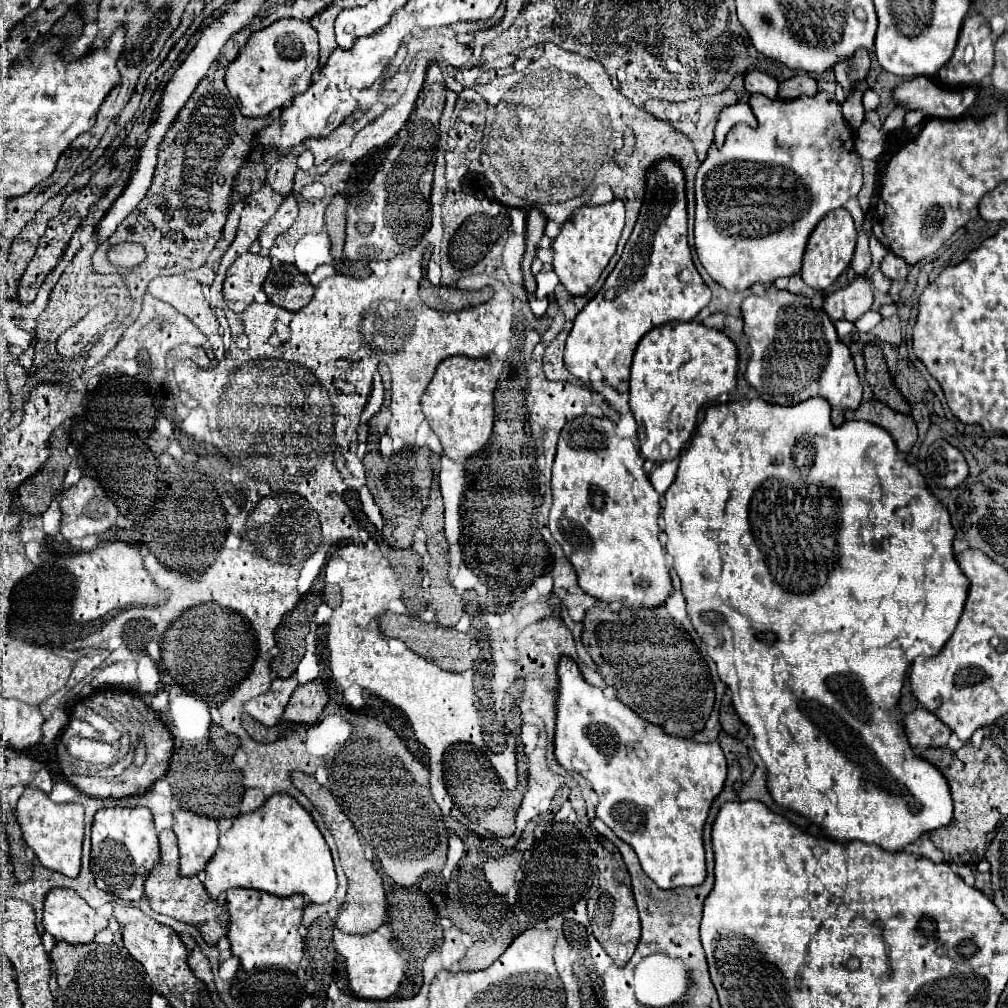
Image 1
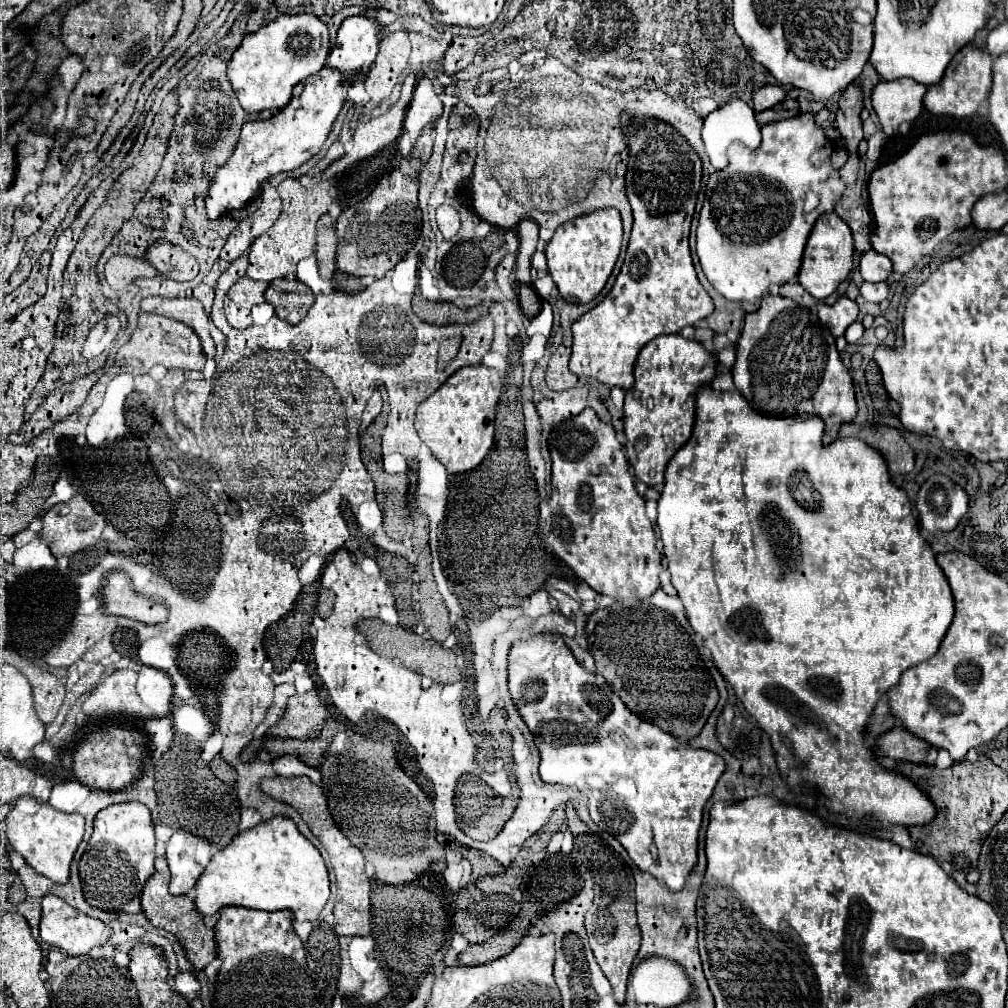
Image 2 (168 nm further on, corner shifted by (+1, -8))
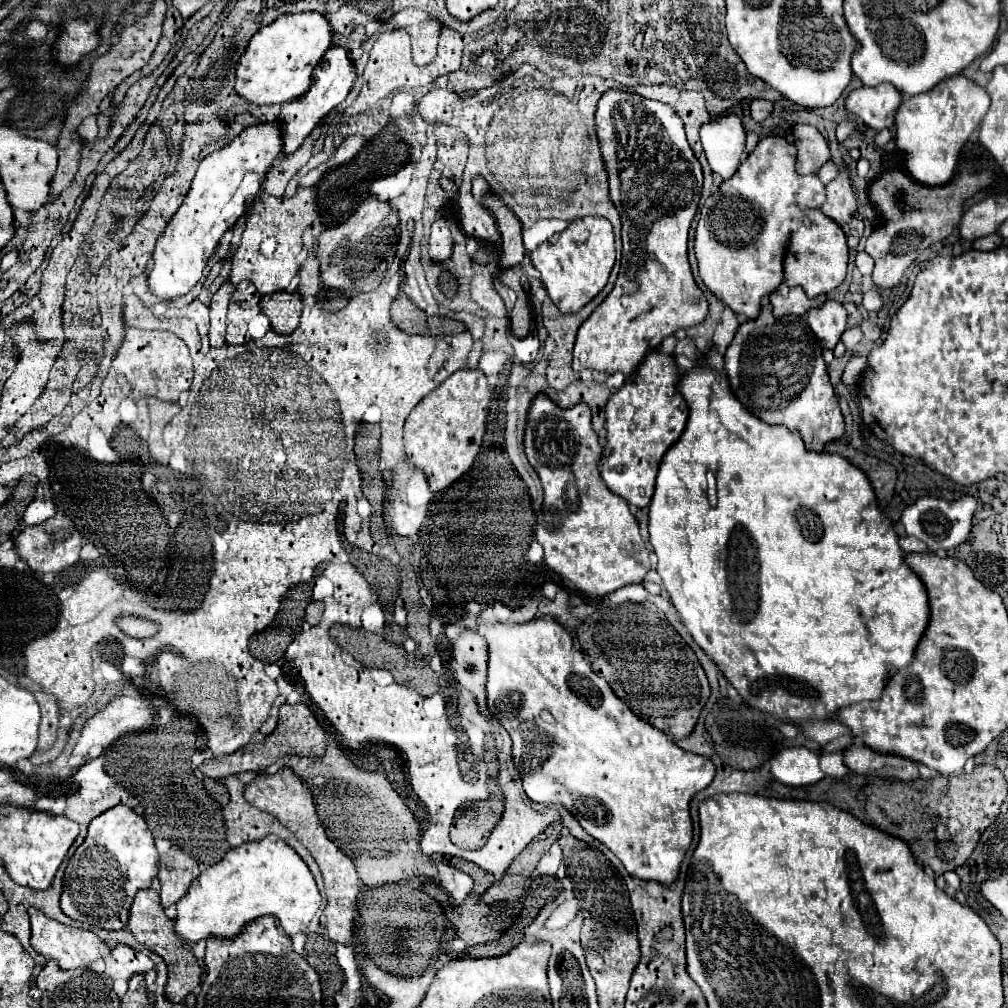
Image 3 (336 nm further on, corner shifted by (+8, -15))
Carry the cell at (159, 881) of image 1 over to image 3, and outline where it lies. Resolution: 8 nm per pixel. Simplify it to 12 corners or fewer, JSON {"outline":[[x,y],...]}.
{"outline":[[140,890],[128,928],[168,964],[166,996],[184,1000],[202,966],[176,936],[160,894]]}

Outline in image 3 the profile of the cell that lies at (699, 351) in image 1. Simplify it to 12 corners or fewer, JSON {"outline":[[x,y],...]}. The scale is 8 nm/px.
{"outline":[[646,354],[606,404],[606,486],[646,508],[688,422],[680,368]]}

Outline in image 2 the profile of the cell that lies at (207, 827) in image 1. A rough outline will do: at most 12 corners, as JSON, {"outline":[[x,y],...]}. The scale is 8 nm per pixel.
{"outline":[[175,831],[167,841],[171,895],[187,895],[211,845]]}

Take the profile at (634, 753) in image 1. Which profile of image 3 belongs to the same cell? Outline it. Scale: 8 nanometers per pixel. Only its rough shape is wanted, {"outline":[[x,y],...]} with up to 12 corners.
{"outline":[[552,618],[486,624],[530,800],[670,886],[714,764]]}

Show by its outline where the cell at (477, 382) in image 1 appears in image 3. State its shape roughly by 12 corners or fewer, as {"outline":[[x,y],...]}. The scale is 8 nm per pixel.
{"outline":[[464,368],[406,418],[432,492],[470,470],[492,388]]}

